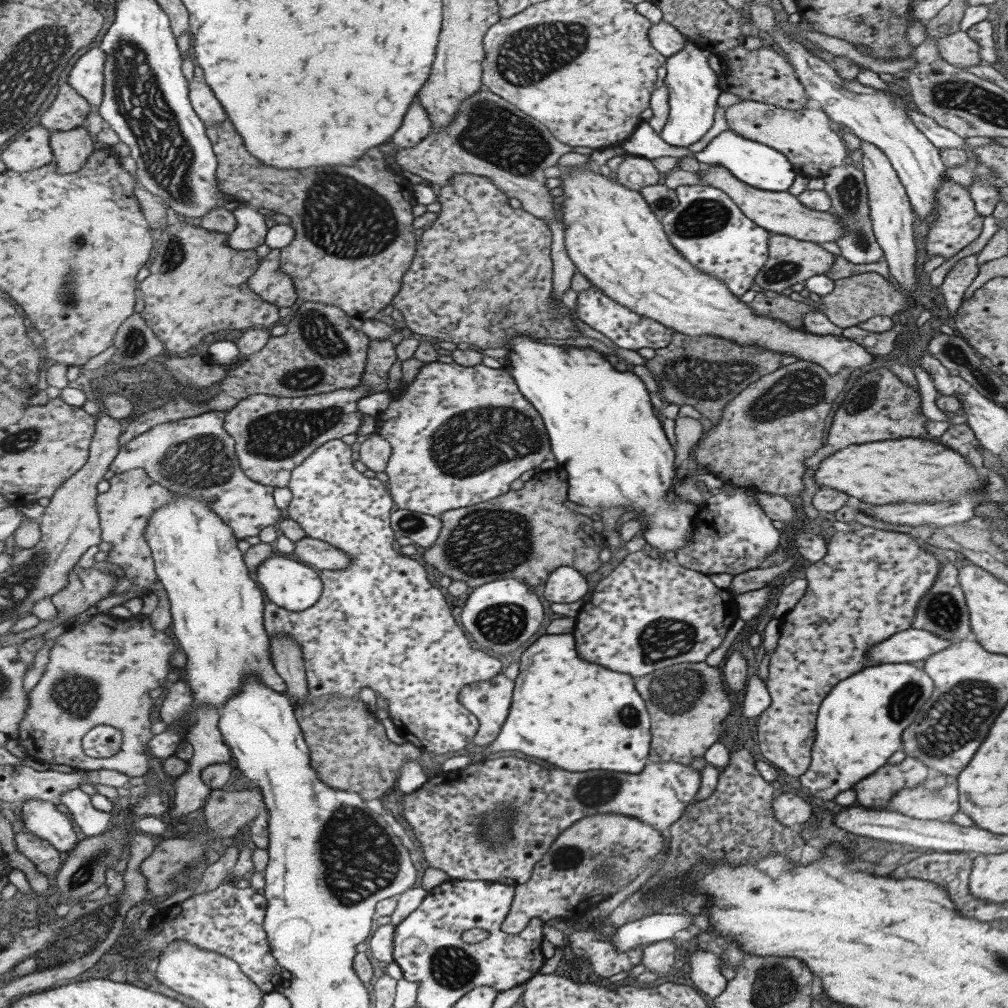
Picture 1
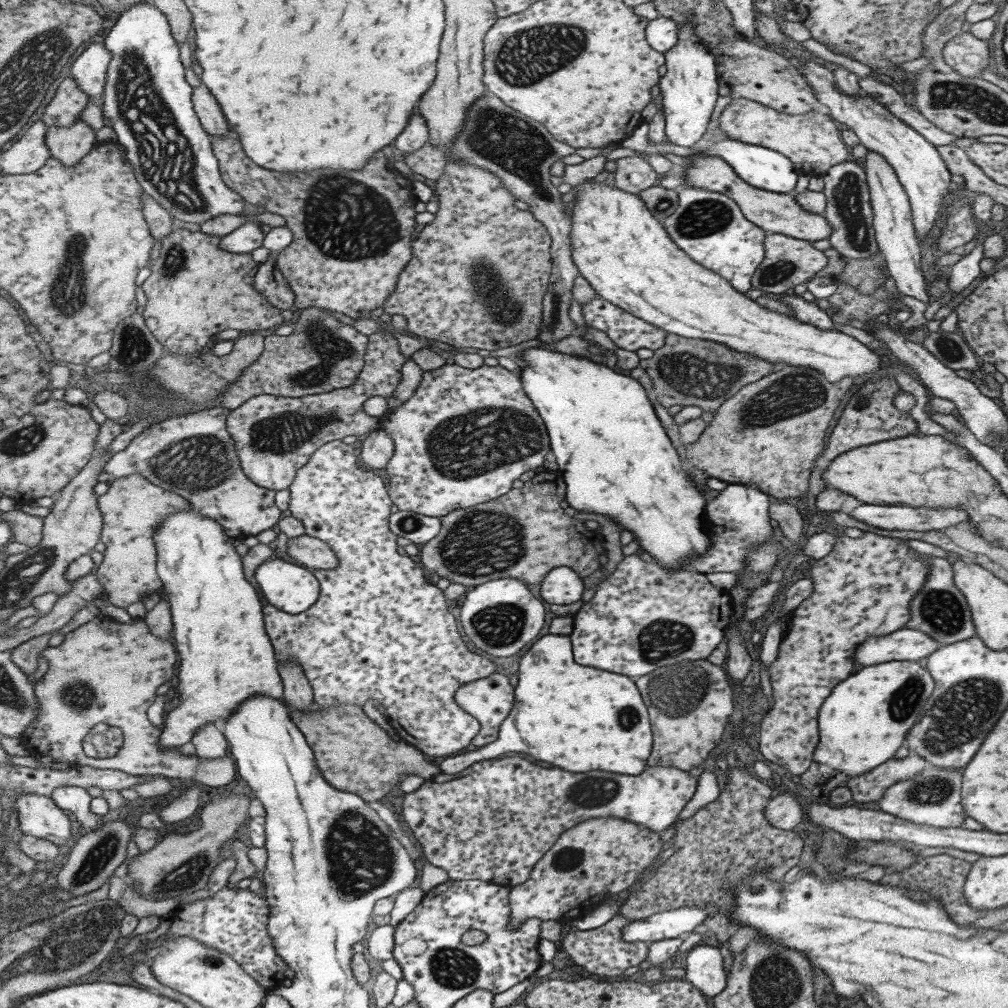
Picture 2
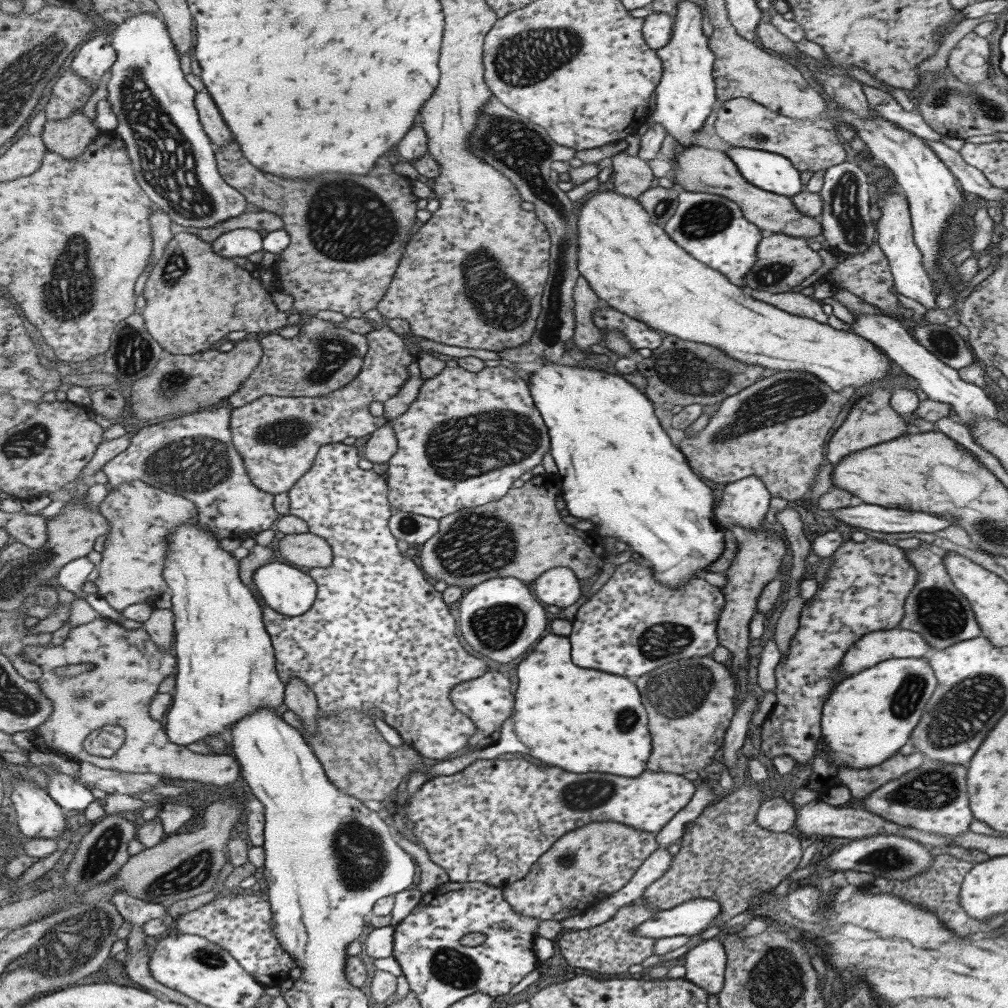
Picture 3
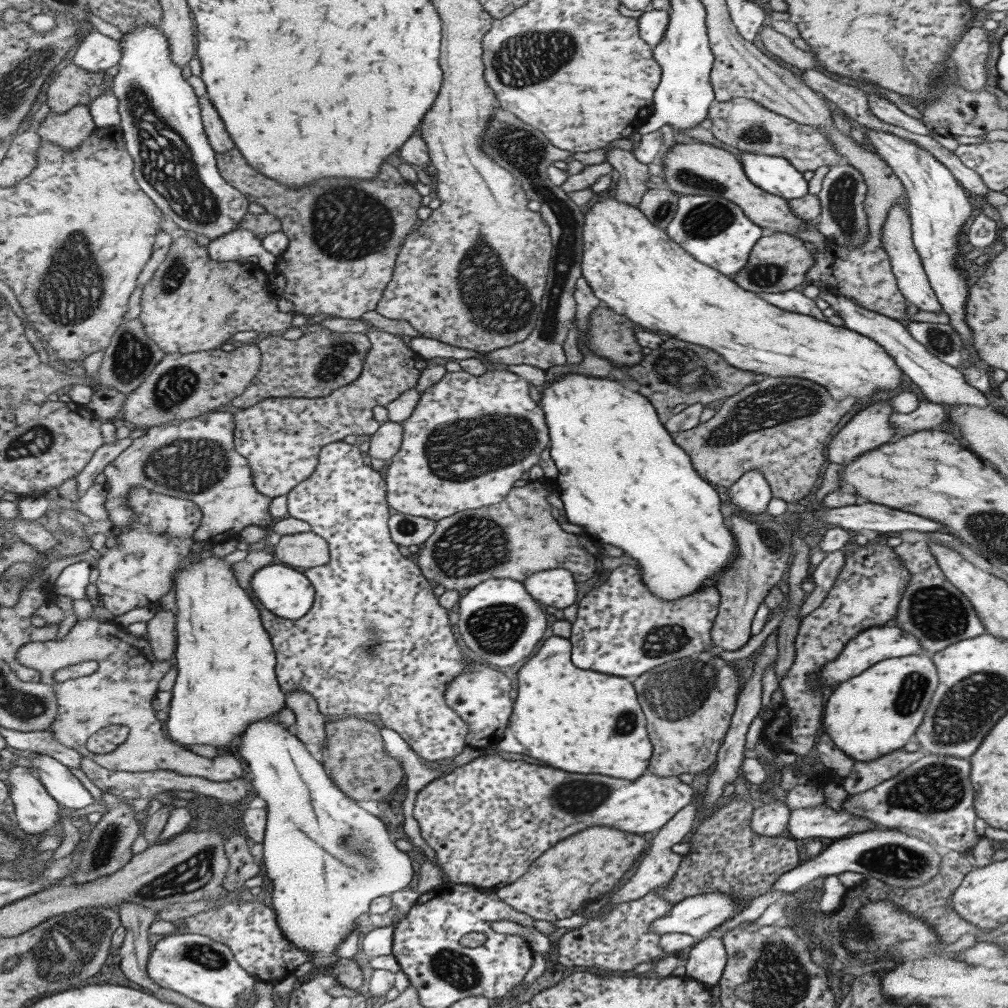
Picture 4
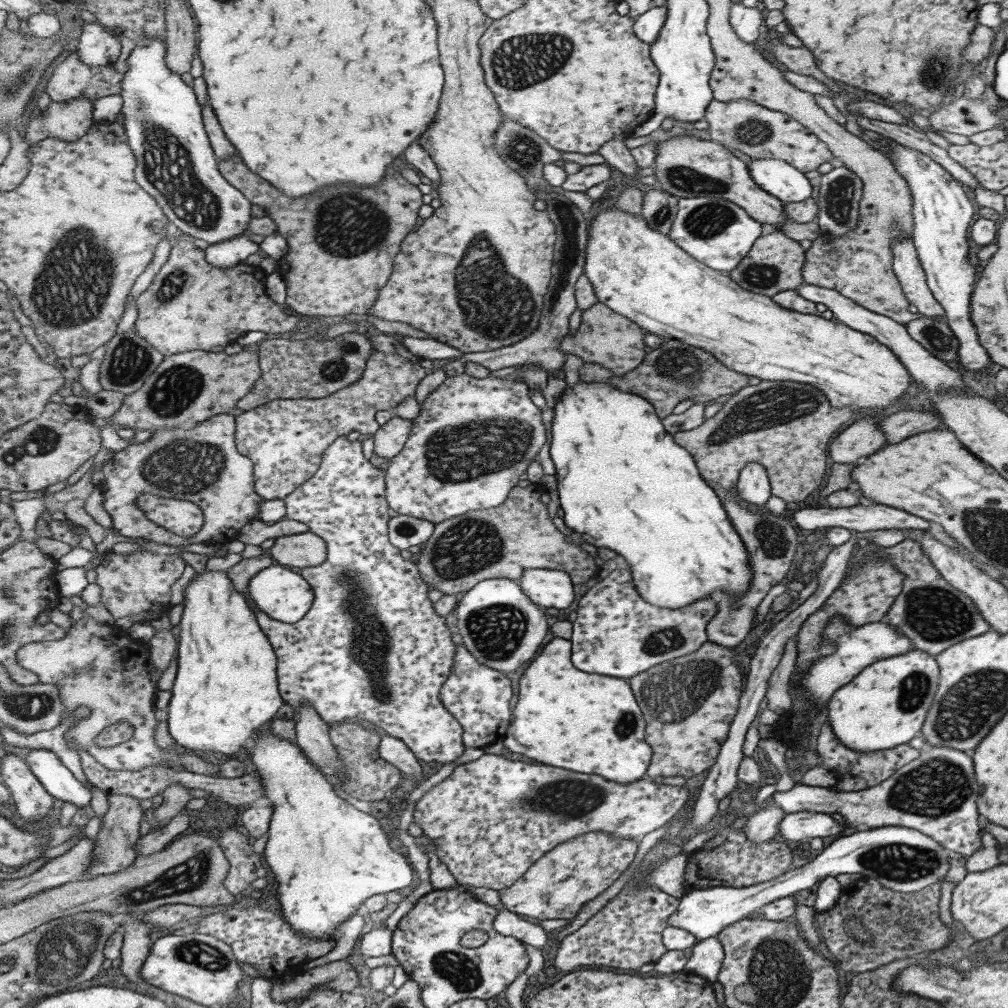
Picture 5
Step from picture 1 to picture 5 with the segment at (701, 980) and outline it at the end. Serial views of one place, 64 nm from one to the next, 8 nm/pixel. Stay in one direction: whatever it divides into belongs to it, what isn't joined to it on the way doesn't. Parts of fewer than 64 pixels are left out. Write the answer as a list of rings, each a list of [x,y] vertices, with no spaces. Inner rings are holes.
[[[717,938],[699,940],[687,952],[685,970],[687,972],[693,972],[699,978],[703,978],[709,984],[713,984],[713,982],[717,982],[717,974],[721,970],[723,958],[725,958],[725,952],[723,952],[723,946],[717,942]]]

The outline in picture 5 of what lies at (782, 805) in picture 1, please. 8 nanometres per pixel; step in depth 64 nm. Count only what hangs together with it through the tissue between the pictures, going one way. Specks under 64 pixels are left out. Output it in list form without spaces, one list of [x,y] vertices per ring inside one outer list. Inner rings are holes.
[[[767,806],[751,816],[745,822],[745,838],[753,844],[769,842],[779,834],[779,824],[785,818],[785,812],[779,806]]]

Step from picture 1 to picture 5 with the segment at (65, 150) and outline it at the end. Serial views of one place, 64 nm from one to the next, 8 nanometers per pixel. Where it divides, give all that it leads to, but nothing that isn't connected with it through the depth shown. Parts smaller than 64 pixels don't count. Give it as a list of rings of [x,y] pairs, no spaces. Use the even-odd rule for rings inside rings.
[[[87,98],[73,100],[71,104],[51,104],[51,108],[31,120],[25,140],[39,144],[43,140],[65,140],[75,144],[95,128],[95,104]]]

